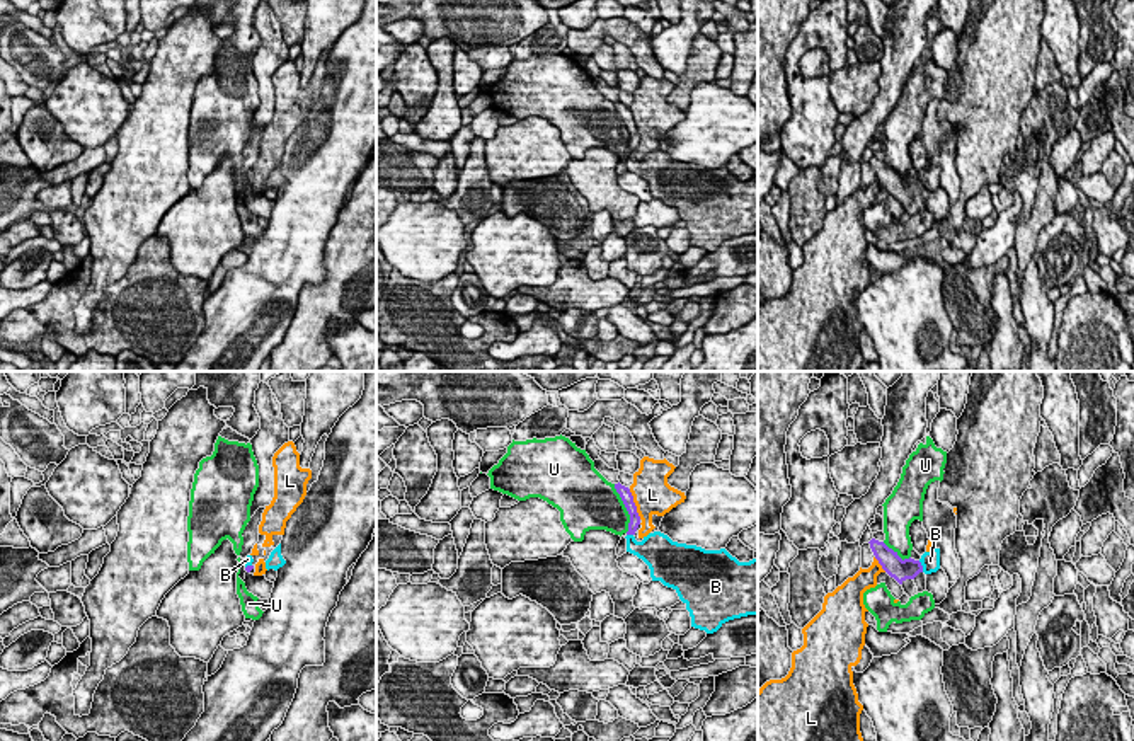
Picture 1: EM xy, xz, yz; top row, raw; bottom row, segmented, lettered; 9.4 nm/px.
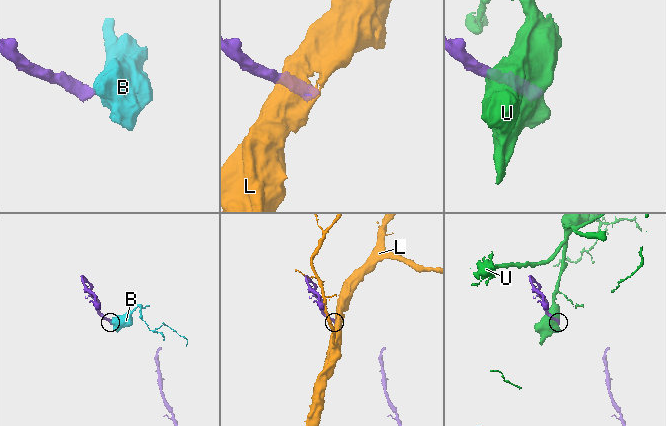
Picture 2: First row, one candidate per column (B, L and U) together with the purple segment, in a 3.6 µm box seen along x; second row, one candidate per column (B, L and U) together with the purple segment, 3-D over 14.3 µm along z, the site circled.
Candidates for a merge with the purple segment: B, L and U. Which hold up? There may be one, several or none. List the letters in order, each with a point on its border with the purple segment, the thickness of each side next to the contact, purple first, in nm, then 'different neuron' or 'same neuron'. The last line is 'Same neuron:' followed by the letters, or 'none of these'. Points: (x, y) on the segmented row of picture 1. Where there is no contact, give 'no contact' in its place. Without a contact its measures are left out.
B: yz (922, 566) | 200/190 nm | different neuron
L: xz (634, 505) | 120/360 nm | different neuron
U: xz (625, 506) | 120/420 nm | different neuron
Same neuron: none of these

